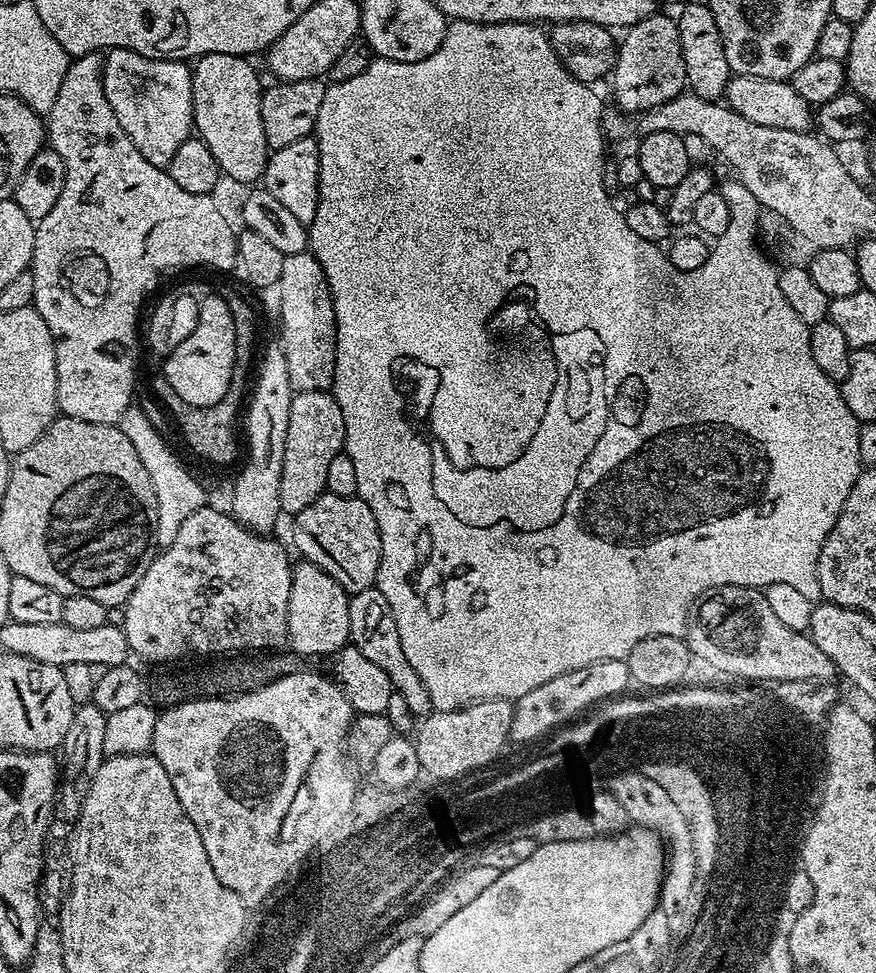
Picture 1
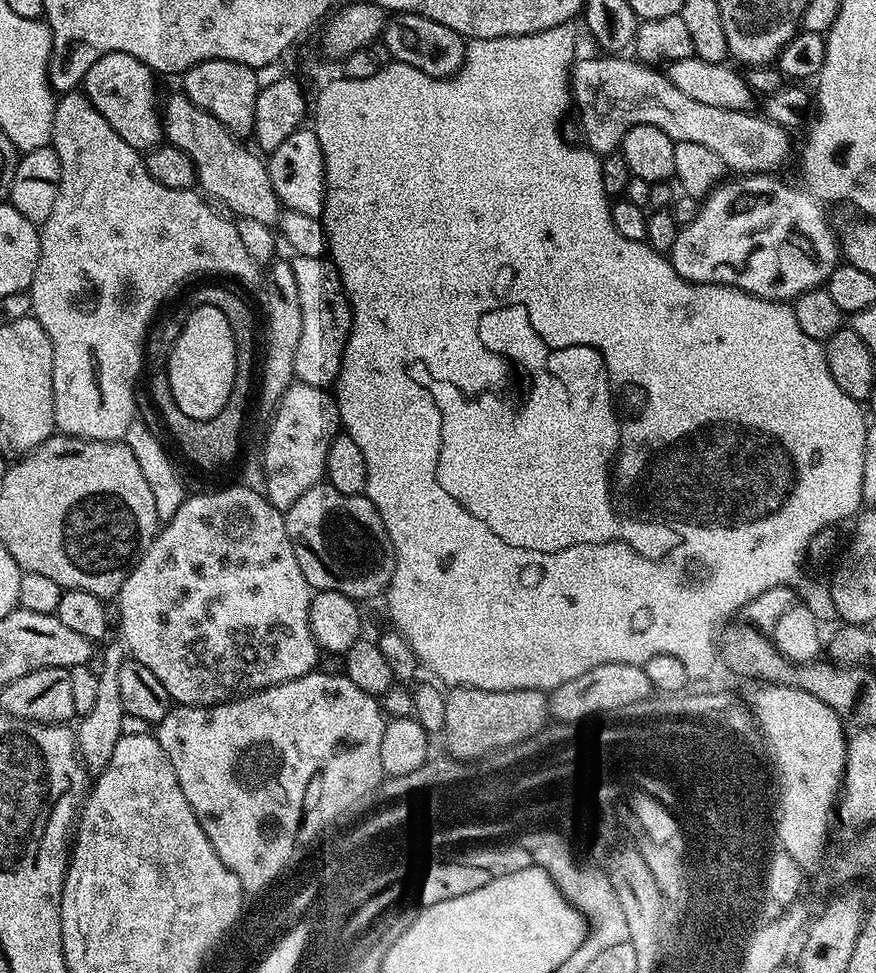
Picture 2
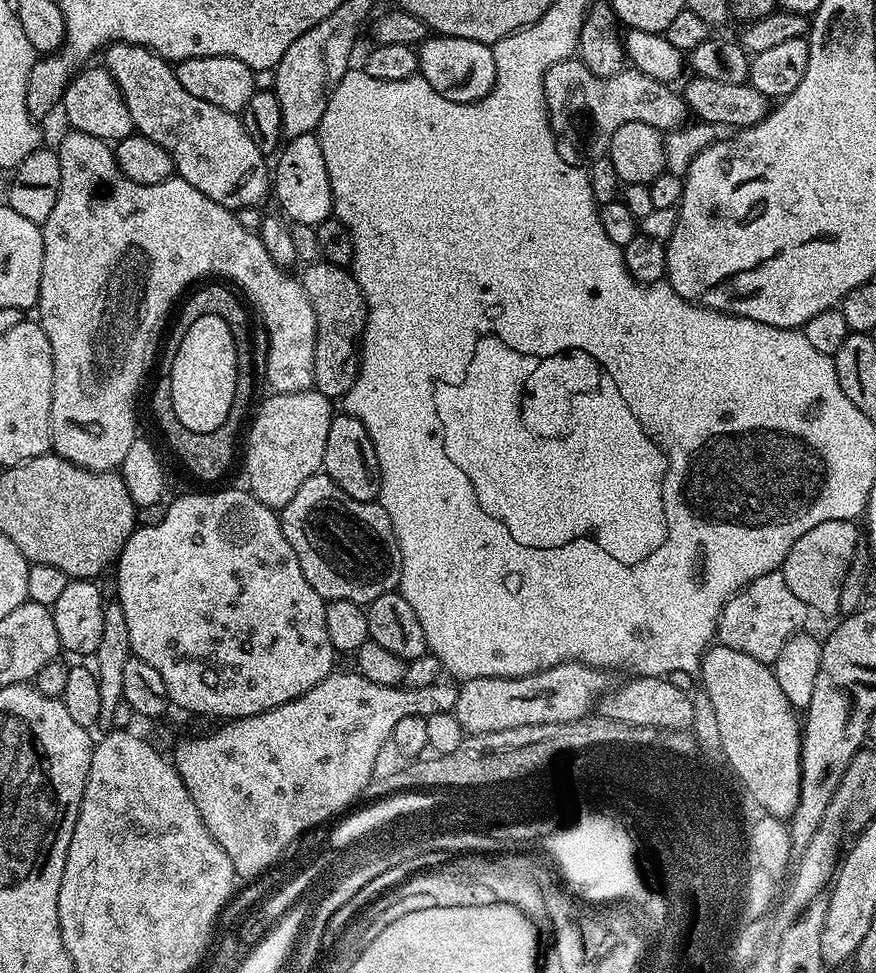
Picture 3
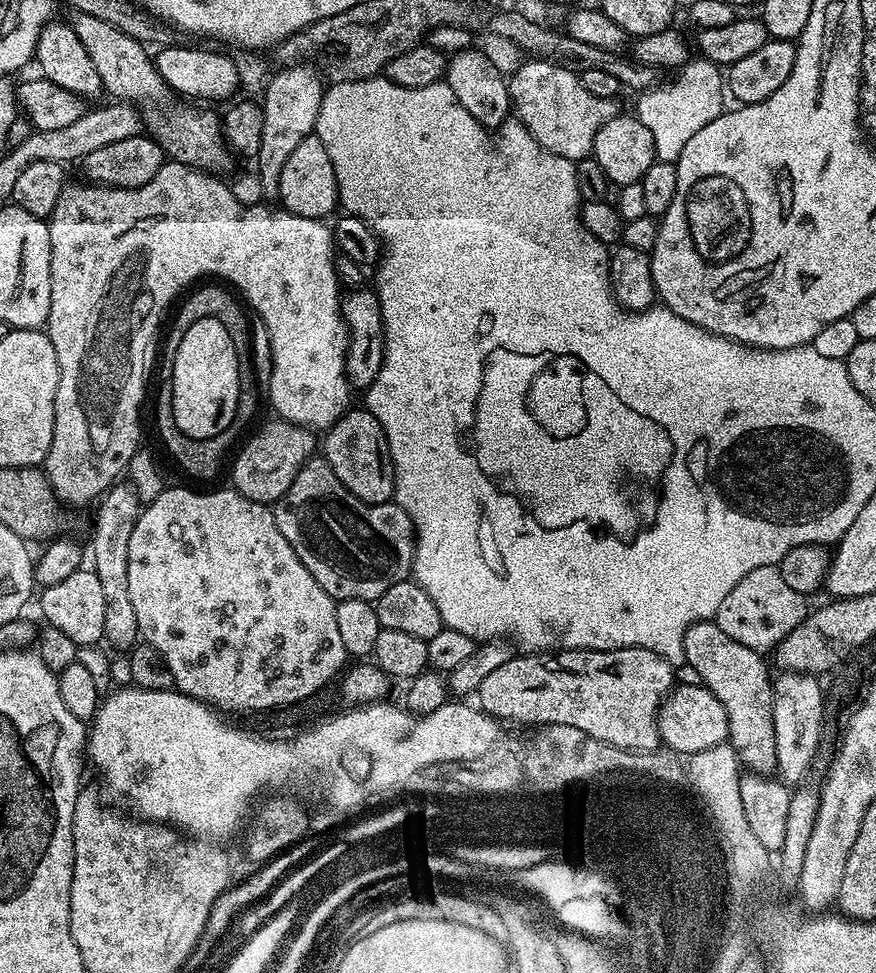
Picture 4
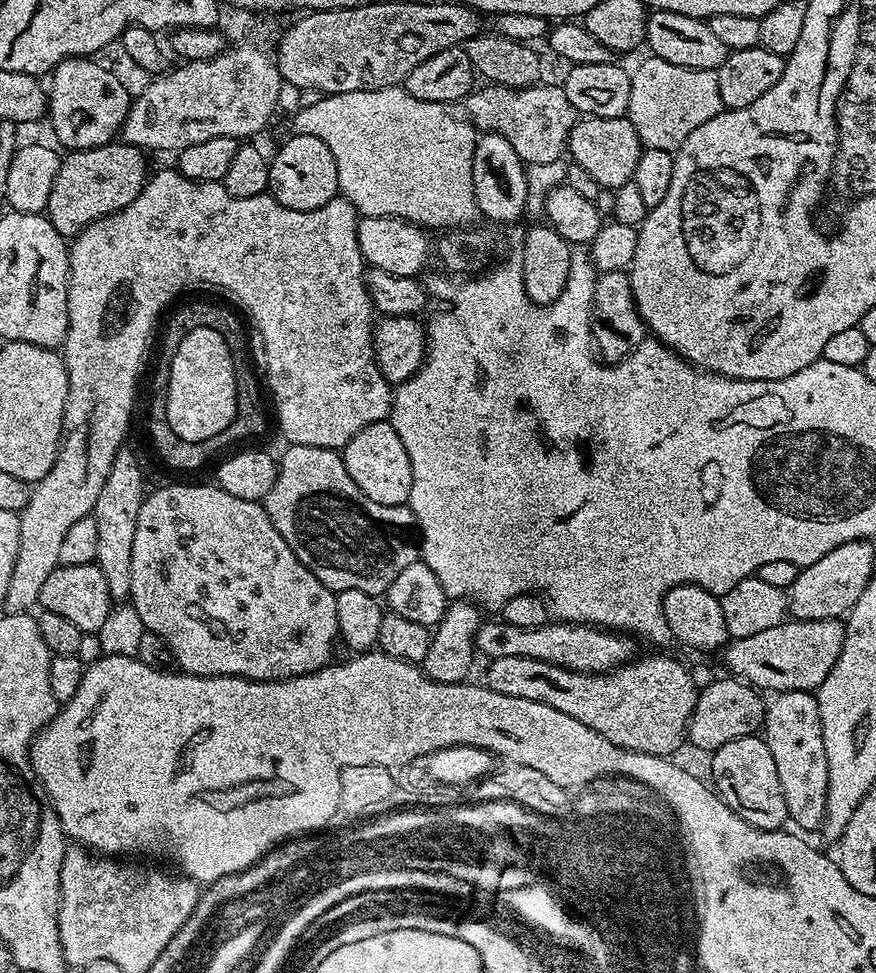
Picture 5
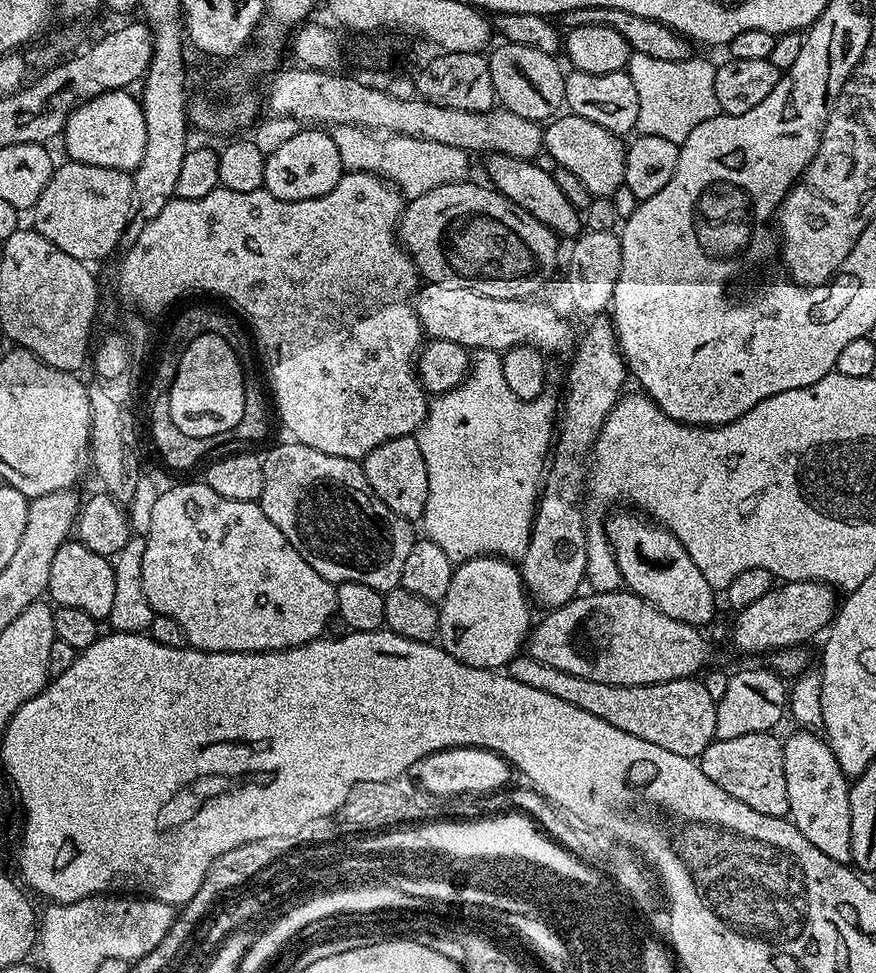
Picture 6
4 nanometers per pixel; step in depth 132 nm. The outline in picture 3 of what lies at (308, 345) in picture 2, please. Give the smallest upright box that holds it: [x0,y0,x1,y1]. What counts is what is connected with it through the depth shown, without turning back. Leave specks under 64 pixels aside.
[302,262,368,398]

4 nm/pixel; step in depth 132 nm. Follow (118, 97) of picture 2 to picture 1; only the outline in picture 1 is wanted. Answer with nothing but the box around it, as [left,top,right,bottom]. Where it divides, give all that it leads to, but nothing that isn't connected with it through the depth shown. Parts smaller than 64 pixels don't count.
[104,48,194,169]

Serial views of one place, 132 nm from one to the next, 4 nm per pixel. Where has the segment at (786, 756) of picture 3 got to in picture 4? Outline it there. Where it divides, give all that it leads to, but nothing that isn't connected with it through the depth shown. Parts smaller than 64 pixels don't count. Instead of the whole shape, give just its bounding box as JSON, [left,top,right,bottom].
[684,620,776,774]

